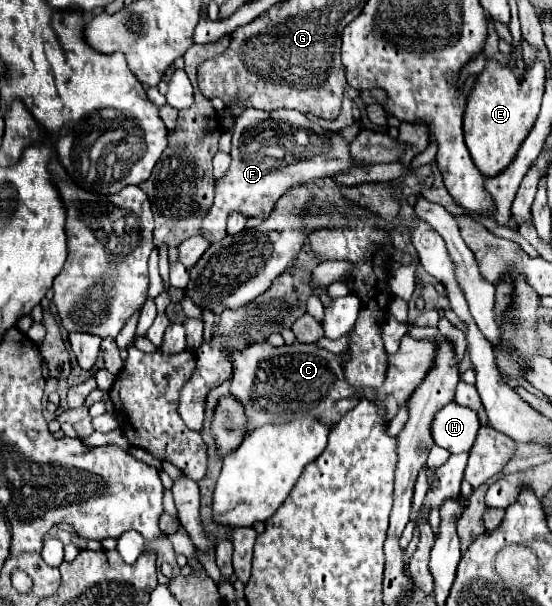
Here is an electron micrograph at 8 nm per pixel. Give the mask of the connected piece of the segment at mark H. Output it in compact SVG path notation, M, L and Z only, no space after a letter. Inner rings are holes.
M455 401L439 409L431 421L433 441L451 453L469 451L473 447L477 429L479 429L477 413L469 407L457 405Z

